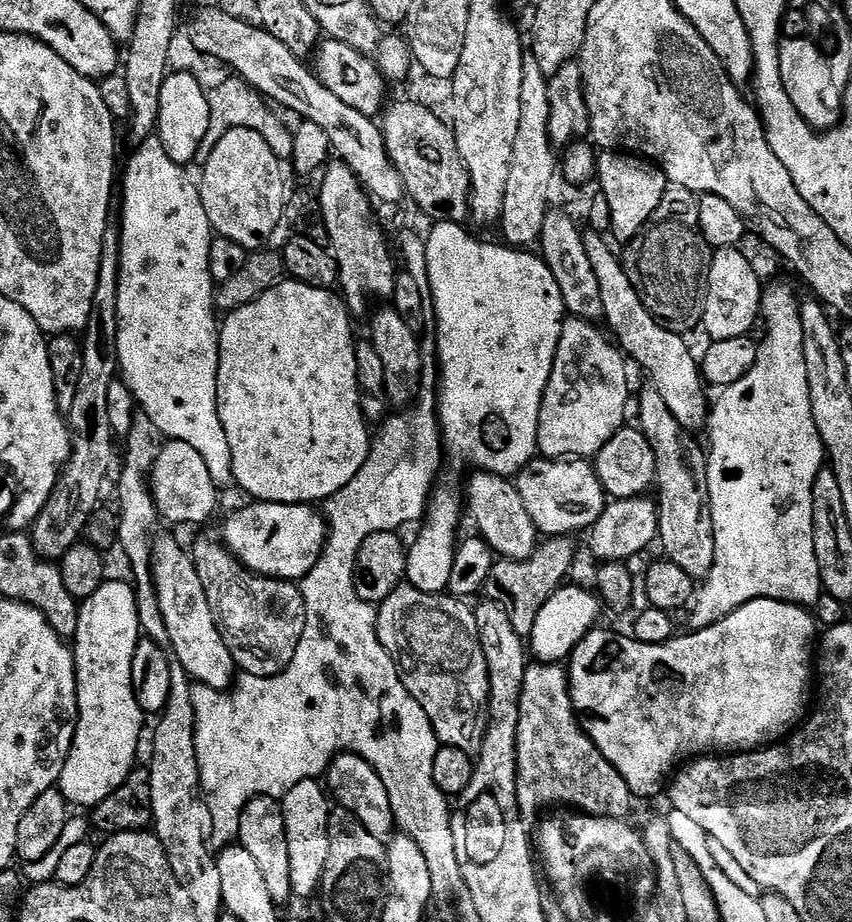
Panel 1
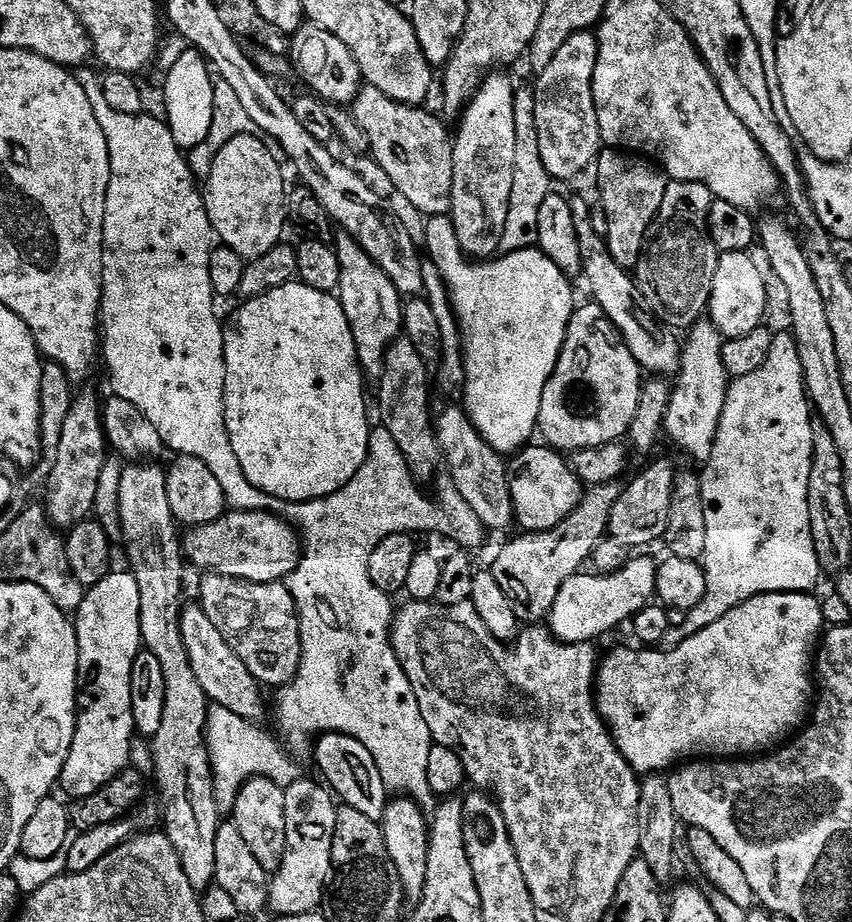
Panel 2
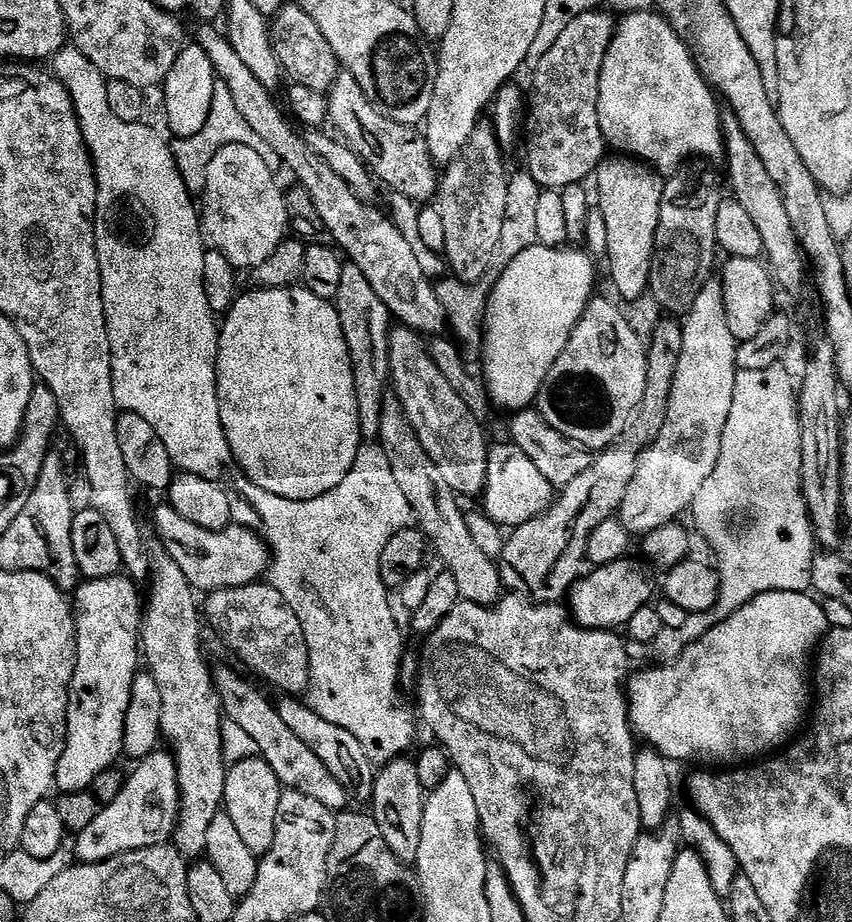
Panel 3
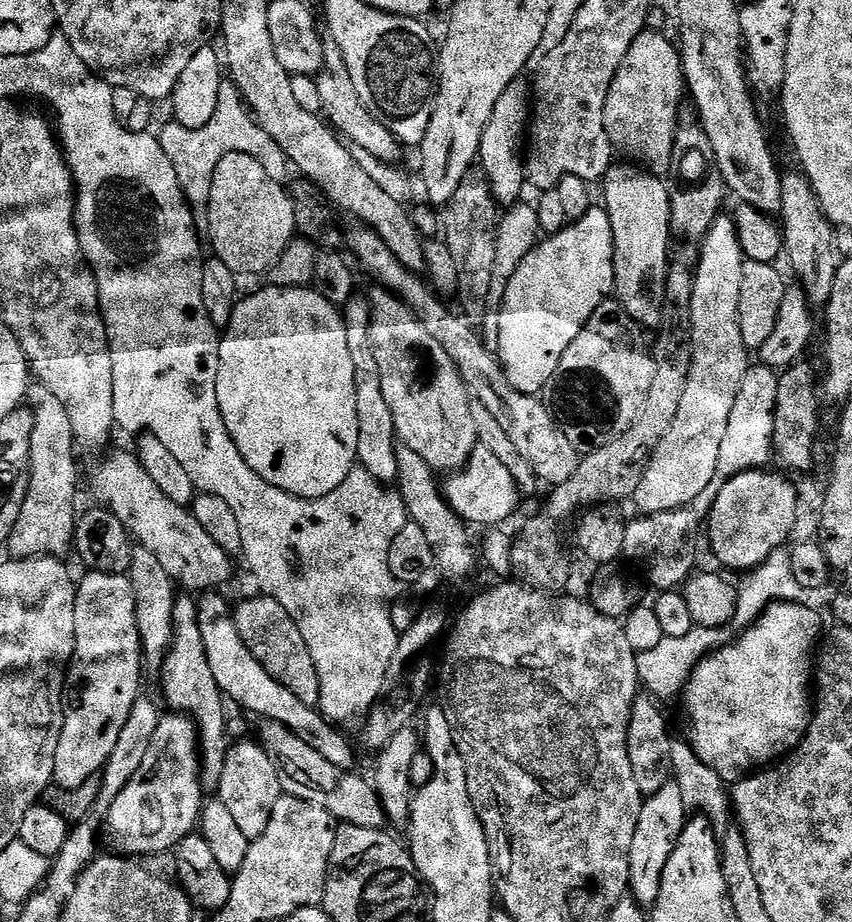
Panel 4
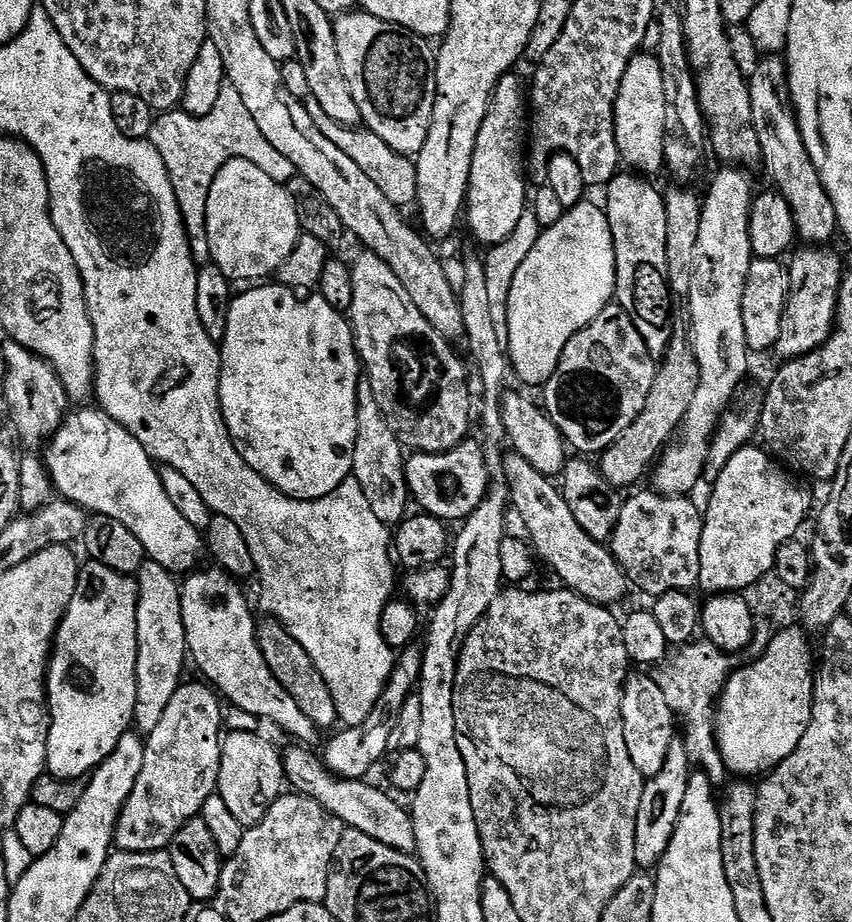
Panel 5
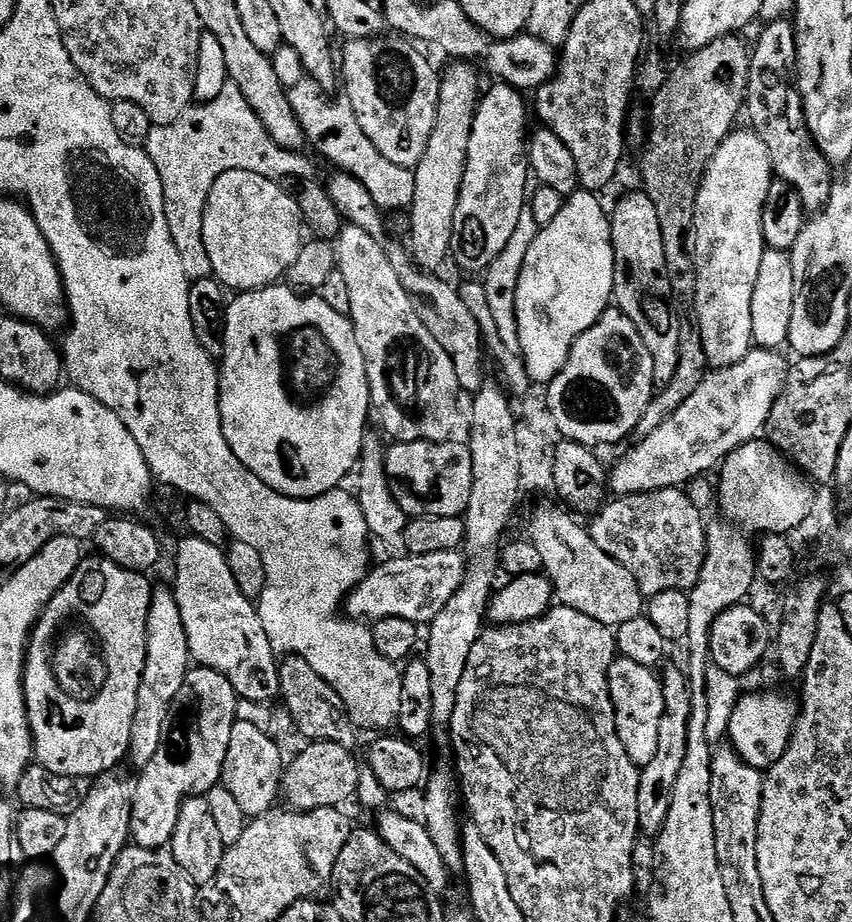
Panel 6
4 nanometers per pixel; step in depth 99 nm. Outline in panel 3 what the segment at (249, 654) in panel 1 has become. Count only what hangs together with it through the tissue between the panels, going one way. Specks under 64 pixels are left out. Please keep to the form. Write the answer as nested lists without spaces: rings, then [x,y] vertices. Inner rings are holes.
[[[267,582],[247,584],[241,588],[227,588],[211,593],[203,601],[202,612],[212,628],[224,639],[224,644],[253,672],[285,697],[300,698],[312,683],[310,654],[302,622],[286,606],[286,598]]]

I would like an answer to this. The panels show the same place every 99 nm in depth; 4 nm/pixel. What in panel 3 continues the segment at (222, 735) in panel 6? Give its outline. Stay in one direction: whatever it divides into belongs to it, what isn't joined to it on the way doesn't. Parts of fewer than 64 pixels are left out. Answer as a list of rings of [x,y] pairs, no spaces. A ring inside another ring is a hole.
[[[171,751],[151,752],[145,760],[139,761],[131,773],[127,773],[122,790],[114,802],[110,802],[86,826],[86,830],[75,833],[76,857],[82,864],[106,862],[118,854],[142,850],[150,846],[167,844],[173,839],[176,824],[180,820],[180,787],[176,759]]]

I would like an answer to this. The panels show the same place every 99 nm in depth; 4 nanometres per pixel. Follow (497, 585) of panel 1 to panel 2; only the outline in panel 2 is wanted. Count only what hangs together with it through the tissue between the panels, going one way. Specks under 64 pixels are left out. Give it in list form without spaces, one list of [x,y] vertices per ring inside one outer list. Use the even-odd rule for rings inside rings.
[[[616,482],[589,487],[581,495],[577,508],[557,528],[545,532],[524,532],[497,554],[490,571],[510,600],[521,625],[536,626],[547,621],[563,583],[579,573],[585,567],[583,564],[591,561],[593,550],[605,539],[610,510],[614,510],[614,502],[618,502],[621,491],[621,485]],[[516,584],[524,592],[516,592]]]

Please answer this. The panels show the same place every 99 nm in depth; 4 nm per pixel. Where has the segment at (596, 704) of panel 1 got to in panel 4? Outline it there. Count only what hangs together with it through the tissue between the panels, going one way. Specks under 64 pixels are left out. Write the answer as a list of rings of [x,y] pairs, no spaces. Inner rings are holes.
[[[777,602],[772,604],[750,627],[743,629],[726,647],[711,652],[709,656],[704,657],[700,665],[692,672],[691,679],[688,680],[682,690],[684,706],[688,714],[688,728],[692,731],[692,736],[690,735],[692,748],[702,758],[702,762],[706,762],[725,782],[742,780],[753,770],[779,761],[797,748],[800,741],[804,739],[804,733],[807,732],[810,723],[810,685],[814,680],[814,652],[812,656],[812,647],[815,644],[817,647],[822,636],[819,614],[814,609],[807,608],[806,605],[807,603],[804,602]]]

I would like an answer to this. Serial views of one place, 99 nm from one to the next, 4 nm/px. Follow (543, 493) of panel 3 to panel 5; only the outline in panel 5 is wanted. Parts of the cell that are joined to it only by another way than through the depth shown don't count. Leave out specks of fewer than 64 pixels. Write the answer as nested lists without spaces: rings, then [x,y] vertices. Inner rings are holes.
[[[469,438],[445,452],[412,452],[404,469],[411,499],[421,504],[423,511],[442,521],[463,522],[488,493],[490,477],[484,448],[479,439]],[[477,440],[477,441],[476,441]]]

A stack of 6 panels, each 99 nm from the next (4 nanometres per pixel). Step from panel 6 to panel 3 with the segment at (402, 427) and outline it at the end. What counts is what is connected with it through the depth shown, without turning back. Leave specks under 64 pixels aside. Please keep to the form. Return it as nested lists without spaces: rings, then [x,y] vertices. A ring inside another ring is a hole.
[[[403,326],[393,327],[388,338],[388,357],[390,358],[390,388],[397,399],[400,400],[402,410],[413,427],[414,434],[422,444],[426,454],[430,456],[439,473],[446,478],[447,485],[460,498],[465,496],[479,497],[486,486],[486,466],[488,465],[488,449],[490,440],[484,437],[485,425],[476,419],[476,416],[468,408],[466,402],[450,386],[448,376],[434,366],[434,358],[430,358],[425,337],[419,332],[413,332],[411,328]]]

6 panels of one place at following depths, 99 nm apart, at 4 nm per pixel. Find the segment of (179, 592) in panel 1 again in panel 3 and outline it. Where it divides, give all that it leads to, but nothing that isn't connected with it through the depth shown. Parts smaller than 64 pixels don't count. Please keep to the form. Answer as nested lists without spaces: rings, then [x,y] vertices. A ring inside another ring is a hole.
[[[217,667],[213,671],[213,680],[225,717],[237,723],[253,739],[259,757],[274,770],[285,789],[306,794],[308,798],[317,799],[322,806],[333,810],[349,807],[350,797],[342,782],[338,782],[338,778],[326,770],[318,756],[300,738],[295,737],[290,726],[282,721],[280,711],[274,704],[230,668]]]

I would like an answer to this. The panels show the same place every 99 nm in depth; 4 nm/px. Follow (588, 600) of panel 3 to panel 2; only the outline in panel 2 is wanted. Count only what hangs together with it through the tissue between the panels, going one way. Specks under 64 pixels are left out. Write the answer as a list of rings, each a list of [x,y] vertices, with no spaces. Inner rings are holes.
[[[648,554],[631,557],[622,571],[612,575],[579,572],[568,578],[559,590],[546,621],[552,636],[564,644],[591,643],[646,608],[655,597],[659,563],[656,558],[644,555]]]

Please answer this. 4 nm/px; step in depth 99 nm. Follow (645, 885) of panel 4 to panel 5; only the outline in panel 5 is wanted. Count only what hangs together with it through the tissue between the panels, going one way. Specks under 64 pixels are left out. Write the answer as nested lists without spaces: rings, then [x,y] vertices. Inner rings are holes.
[[[683,739],[673,740],[670,754],[666,754],[666,763],[663,764],[662,770],[651,776],[642,790],[642,802],[638,805],[638,826],[634,830],[634,858],[637,869],[655,869],[666,854],[670,838],[674,838],[678,818],[682,815],[682,801],[686,799],[688,780],[693,771]]]

